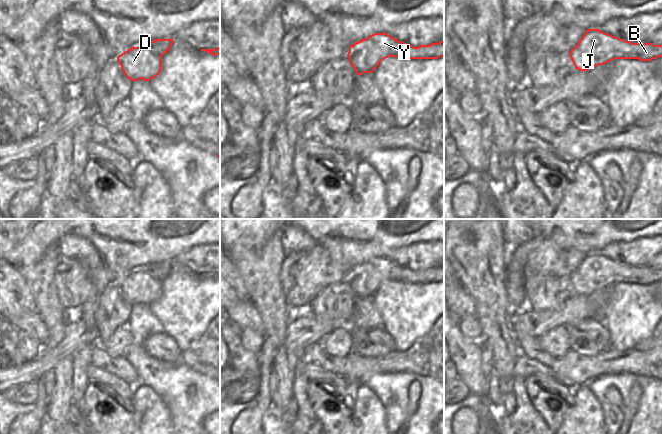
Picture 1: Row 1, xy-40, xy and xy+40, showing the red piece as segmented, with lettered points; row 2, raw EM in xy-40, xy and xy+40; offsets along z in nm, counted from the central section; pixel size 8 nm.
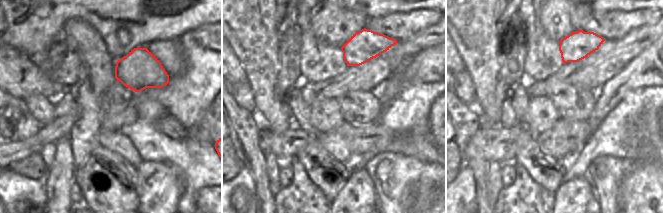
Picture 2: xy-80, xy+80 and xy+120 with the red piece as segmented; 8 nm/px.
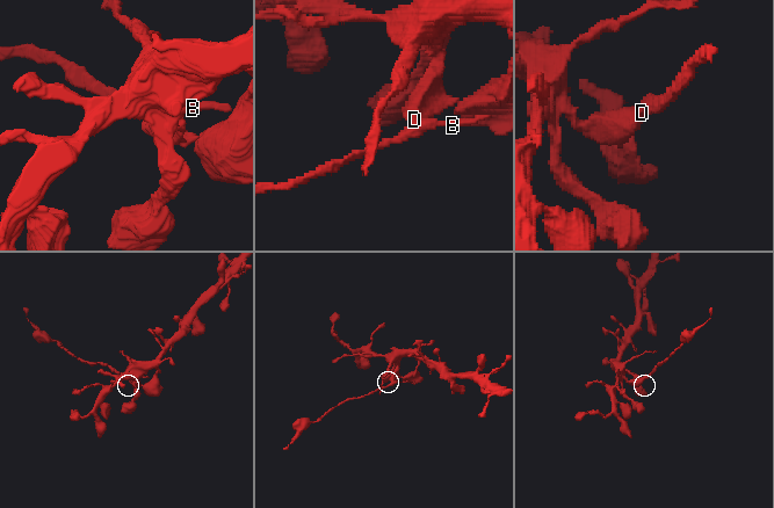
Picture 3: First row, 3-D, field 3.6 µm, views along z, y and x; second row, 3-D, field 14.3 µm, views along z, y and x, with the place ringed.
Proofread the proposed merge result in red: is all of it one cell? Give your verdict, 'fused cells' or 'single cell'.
fused cells

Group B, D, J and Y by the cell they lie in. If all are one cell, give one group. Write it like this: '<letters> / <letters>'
B J Y / D

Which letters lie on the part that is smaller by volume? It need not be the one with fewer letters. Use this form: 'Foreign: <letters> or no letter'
Foreign: B, J, Y

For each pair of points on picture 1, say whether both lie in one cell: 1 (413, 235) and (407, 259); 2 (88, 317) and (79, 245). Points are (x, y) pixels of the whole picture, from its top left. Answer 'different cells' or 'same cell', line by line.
1: different cells
2: same cell

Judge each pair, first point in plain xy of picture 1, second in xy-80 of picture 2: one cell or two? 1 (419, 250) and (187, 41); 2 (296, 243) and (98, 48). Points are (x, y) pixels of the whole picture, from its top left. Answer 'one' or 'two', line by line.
1: two
2: one

